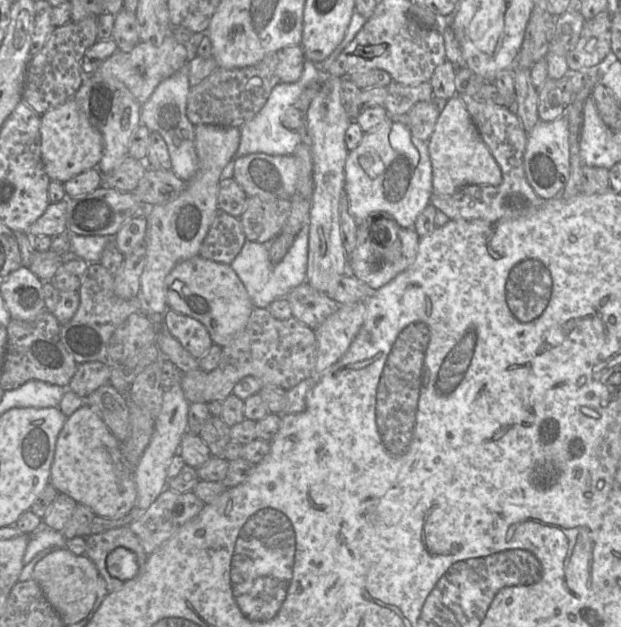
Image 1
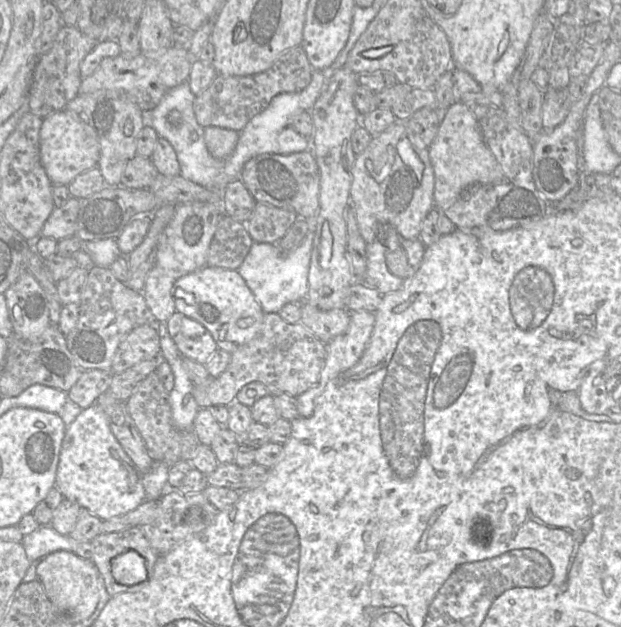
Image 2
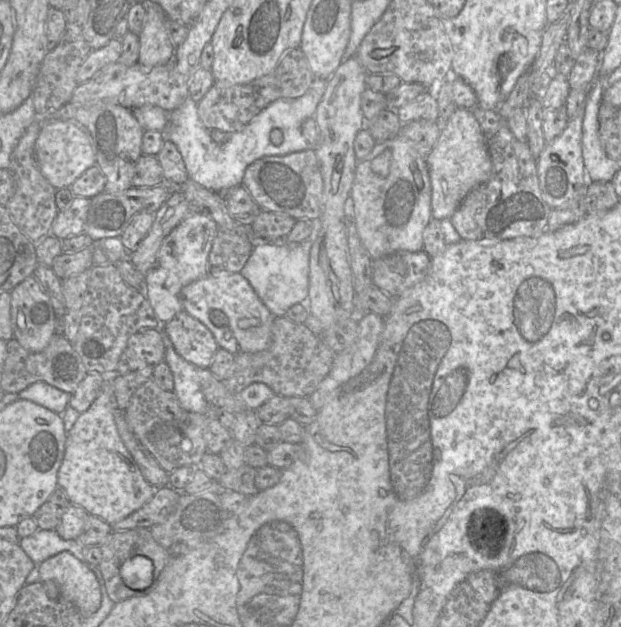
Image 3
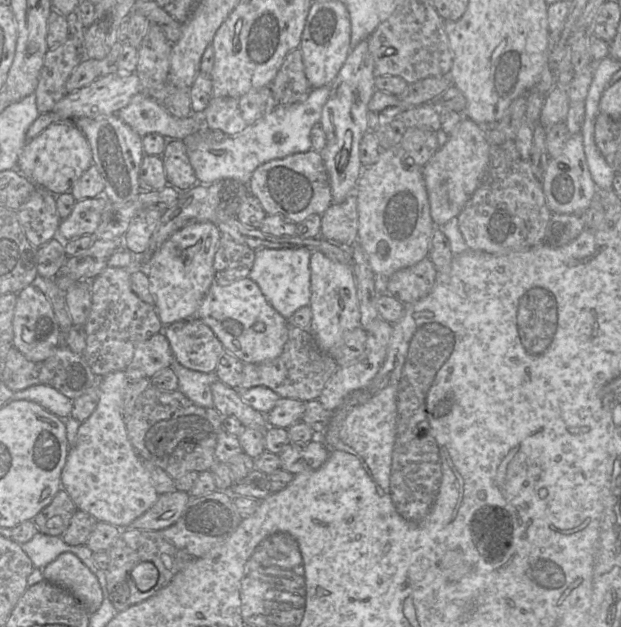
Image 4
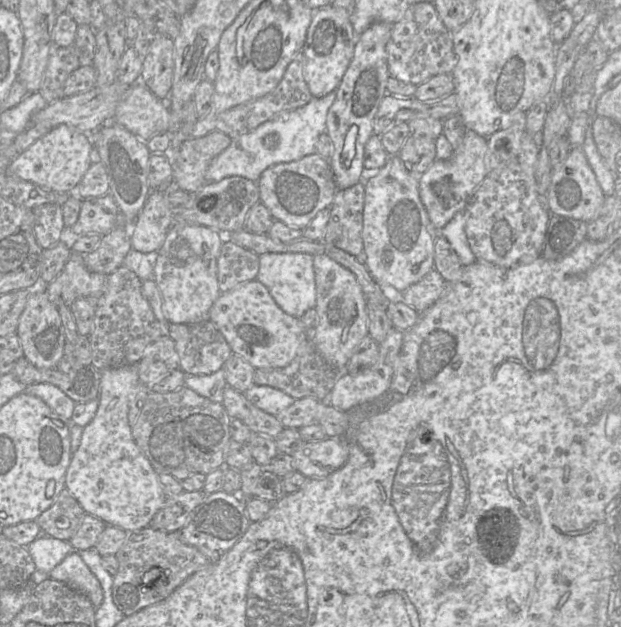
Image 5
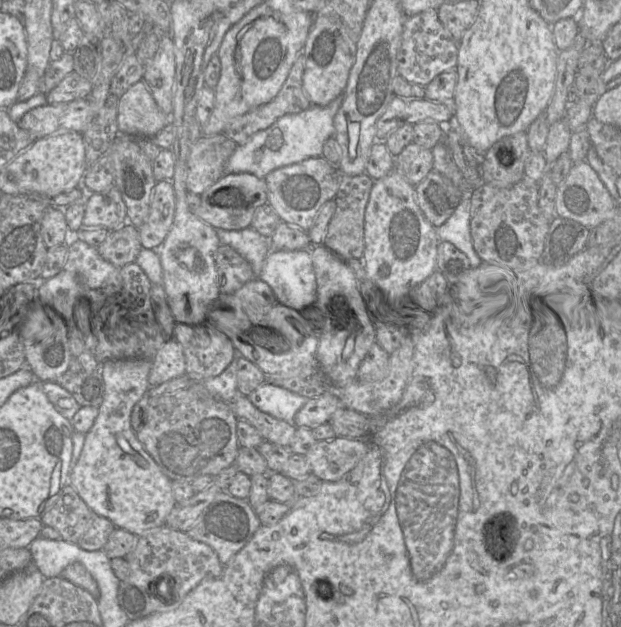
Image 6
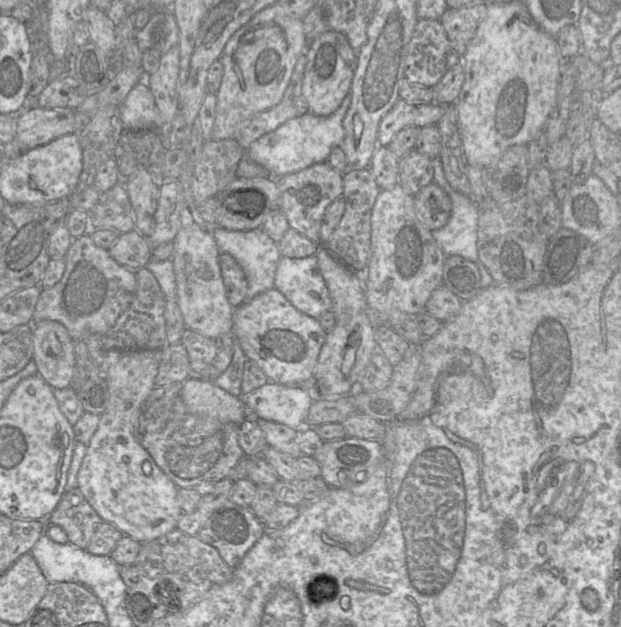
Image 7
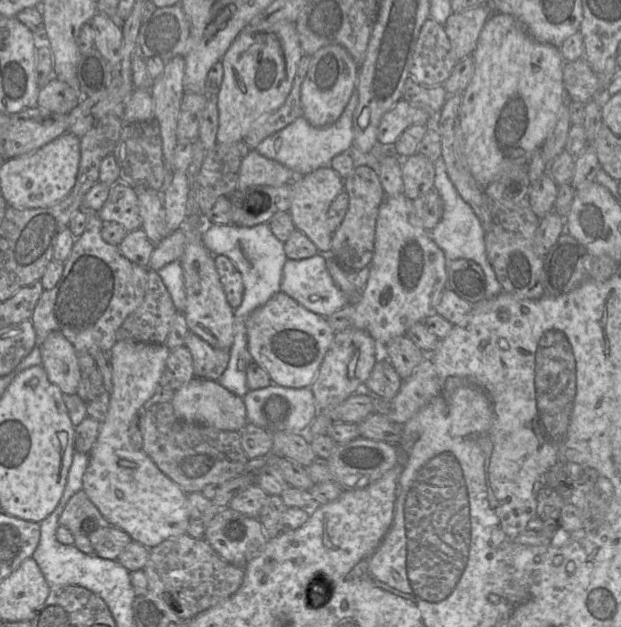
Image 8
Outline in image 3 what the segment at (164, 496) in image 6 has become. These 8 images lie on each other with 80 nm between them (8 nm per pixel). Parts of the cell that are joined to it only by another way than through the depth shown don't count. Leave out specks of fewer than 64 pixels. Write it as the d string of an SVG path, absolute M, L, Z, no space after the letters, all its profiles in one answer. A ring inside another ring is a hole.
M107 377L99 396L79 415L67 434L64 457L57 474L58 487L65 492L71 504L84 508L89 515L107 524L120 521L140 509L155 491L118 434L113 416L116 407L112 381Z

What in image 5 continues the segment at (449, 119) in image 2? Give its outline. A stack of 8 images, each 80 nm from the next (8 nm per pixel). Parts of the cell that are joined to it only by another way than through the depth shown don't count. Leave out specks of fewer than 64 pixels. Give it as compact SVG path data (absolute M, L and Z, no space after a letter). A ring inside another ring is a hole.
M466 129L462 143L447 160L435 159L419 178L419 196L430 222L439 231L459 211L464 211L475 190L487 175L487 138Z

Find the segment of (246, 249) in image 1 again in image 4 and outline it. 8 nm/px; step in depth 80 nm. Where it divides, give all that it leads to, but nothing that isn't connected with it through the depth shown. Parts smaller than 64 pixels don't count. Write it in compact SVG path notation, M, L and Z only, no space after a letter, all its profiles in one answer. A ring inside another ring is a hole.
M259 249L255 251L253 267L248 275L260 288L269 304L285 319L289 319L298 309L309 306L310 257L311 251L299 249Z

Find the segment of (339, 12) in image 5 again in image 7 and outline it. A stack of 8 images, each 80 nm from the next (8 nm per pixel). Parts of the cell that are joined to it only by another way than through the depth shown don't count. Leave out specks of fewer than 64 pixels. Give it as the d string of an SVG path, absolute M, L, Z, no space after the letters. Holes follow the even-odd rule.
M327 31L308 42L305 50L307 64L302 82L302 94L309 112L317 116L329 116L335 112L351 89L357 66L357 54L347 38L340 32Z

